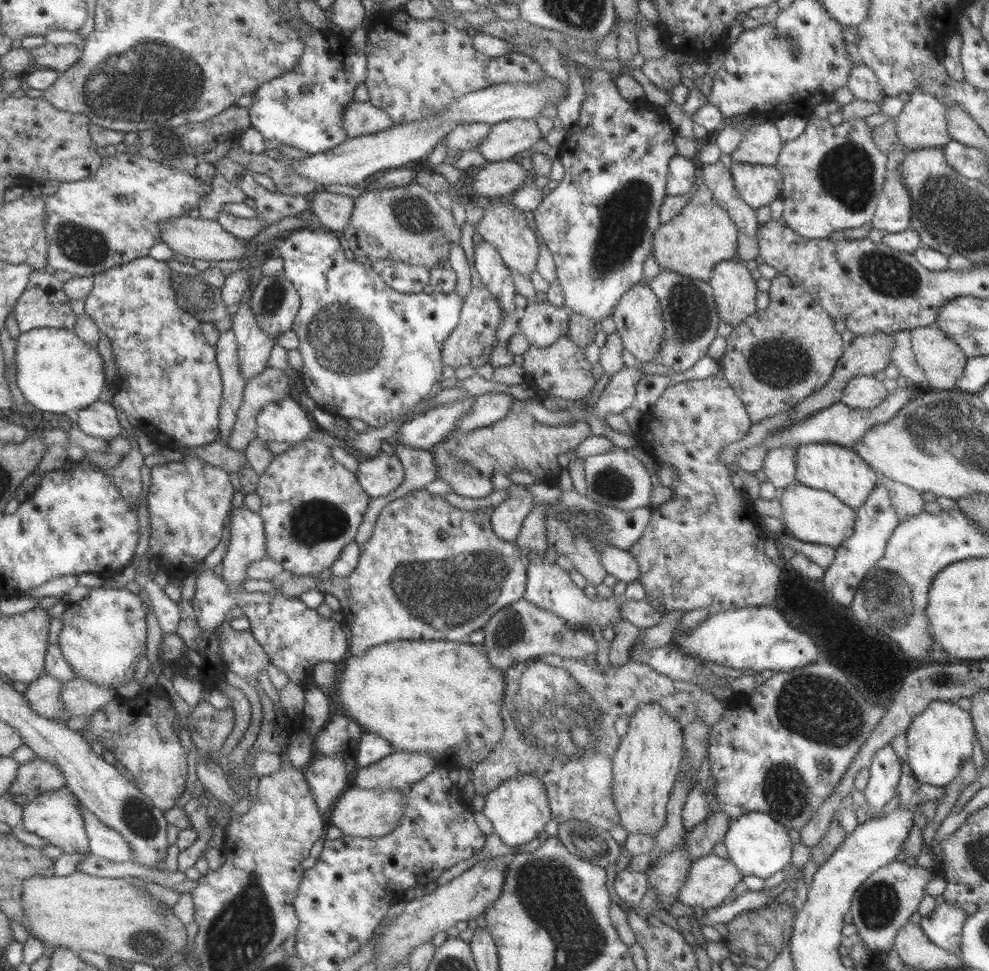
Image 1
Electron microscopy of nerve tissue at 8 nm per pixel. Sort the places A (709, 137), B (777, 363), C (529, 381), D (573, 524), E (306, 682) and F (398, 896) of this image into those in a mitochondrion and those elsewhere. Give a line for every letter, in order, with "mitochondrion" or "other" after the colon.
A: other
B: mitochondrion
C: other
D: mitochondrion
E: other
F: other

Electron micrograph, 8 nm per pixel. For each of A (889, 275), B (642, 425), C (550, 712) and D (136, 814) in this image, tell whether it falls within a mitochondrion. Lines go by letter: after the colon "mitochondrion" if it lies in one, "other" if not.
A: mitochondrion
B: other
C: mitochondrion
D: mitochondrion

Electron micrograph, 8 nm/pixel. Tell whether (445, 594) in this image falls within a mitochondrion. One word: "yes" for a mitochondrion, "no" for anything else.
yes

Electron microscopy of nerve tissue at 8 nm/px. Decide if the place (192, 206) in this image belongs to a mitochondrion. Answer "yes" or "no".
no

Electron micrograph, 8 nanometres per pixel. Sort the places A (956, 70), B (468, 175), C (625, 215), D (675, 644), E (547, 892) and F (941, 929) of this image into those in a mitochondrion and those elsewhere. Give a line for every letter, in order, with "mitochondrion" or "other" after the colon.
A: other
B: other
C: mitochondrion
D: other
E: mitochondrion
F: other

